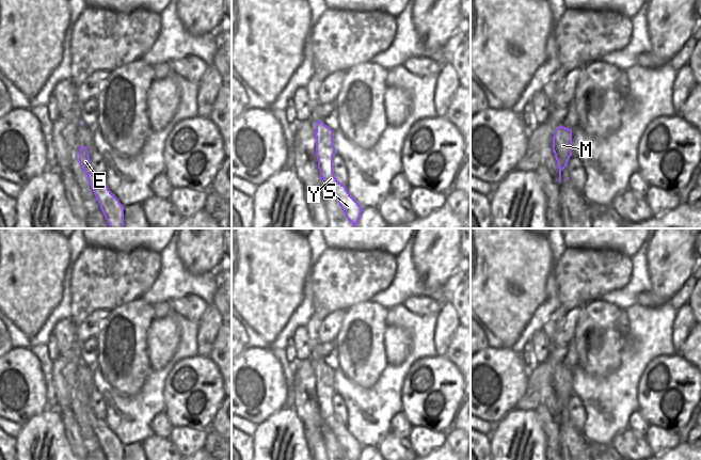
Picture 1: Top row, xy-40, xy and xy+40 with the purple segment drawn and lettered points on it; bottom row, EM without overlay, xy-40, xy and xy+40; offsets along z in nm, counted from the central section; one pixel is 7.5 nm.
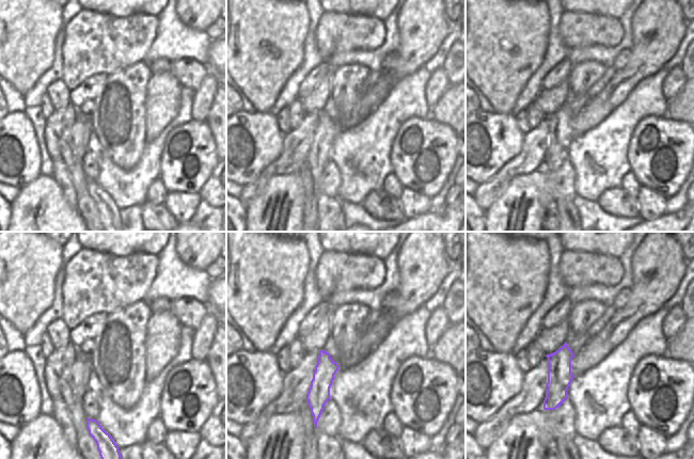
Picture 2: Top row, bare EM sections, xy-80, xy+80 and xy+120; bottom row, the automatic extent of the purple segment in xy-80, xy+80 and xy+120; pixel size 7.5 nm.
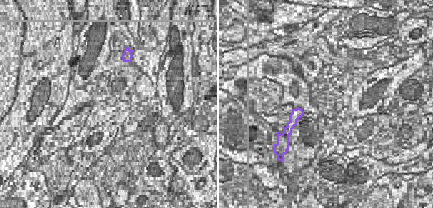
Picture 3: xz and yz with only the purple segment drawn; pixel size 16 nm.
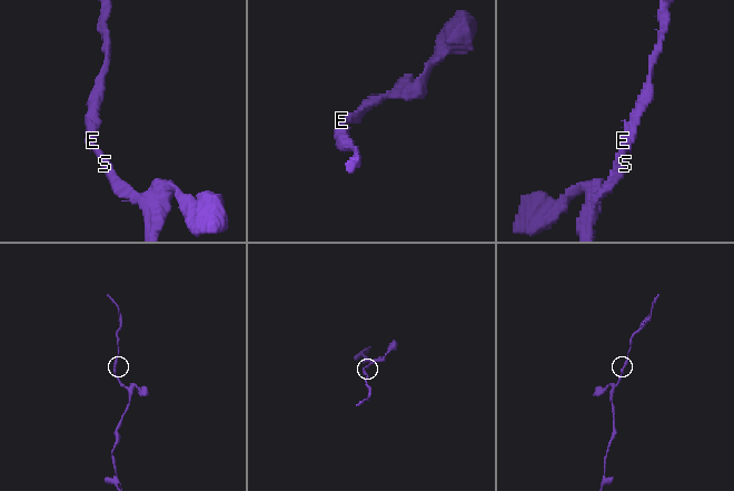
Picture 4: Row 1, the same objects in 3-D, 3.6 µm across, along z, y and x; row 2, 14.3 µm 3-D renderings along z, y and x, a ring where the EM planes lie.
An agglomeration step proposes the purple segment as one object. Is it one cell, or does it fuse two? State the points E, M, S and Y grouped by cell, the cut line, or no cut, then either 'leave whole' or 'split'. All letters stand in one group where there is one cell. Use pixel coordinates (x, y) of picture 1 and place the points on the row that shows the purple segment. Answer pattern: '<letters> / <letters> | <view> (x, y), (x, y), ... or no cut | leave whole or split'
E M S Y | no cut | leave whole

